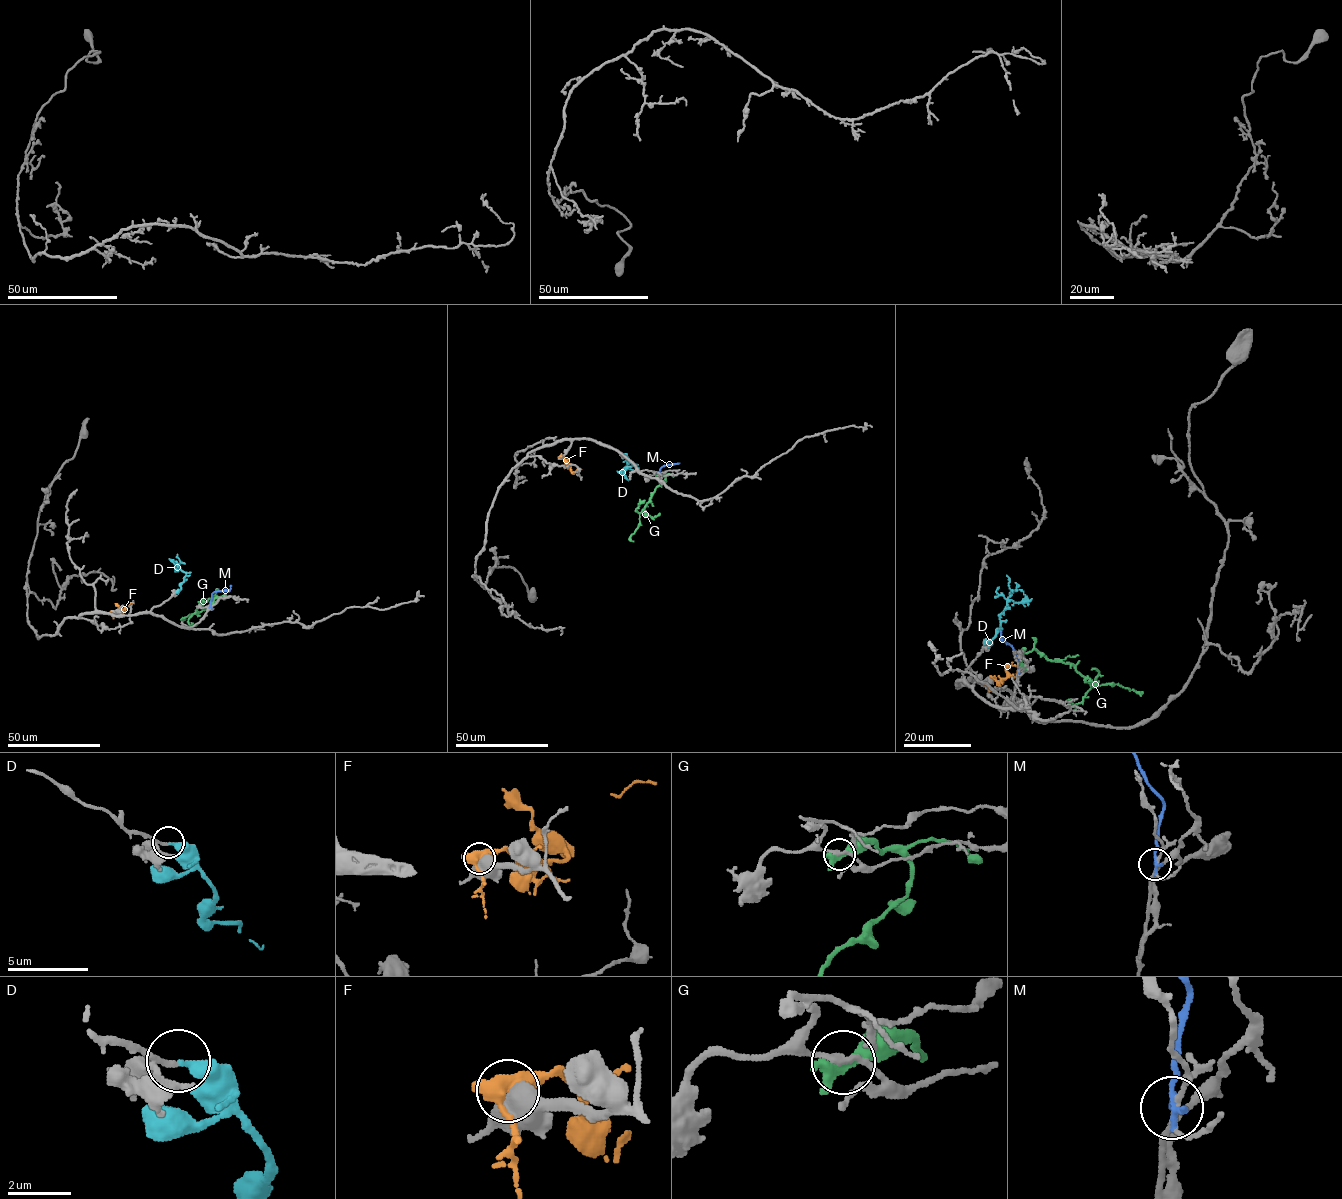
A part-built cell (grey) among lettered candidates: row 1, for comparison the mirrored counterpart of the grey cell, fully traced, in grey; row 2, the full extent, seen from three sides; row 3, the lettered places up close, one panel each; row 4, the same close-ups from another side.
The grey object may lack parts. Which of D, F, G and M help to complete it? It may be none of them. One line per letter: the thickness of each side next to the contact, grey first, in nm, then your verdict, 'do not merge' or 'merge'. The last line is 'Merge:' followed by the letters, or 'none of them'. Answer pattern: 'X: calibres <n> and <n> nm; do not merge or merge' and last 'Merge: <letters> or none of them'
D: calibres 100 and 360 nm; merge
F: calibres 750 and 480 nm; do not merge
G: calibres 160 and 380 nm; do not merge
M: calibres 160 and 280 nm; do not merge
Merge: D

